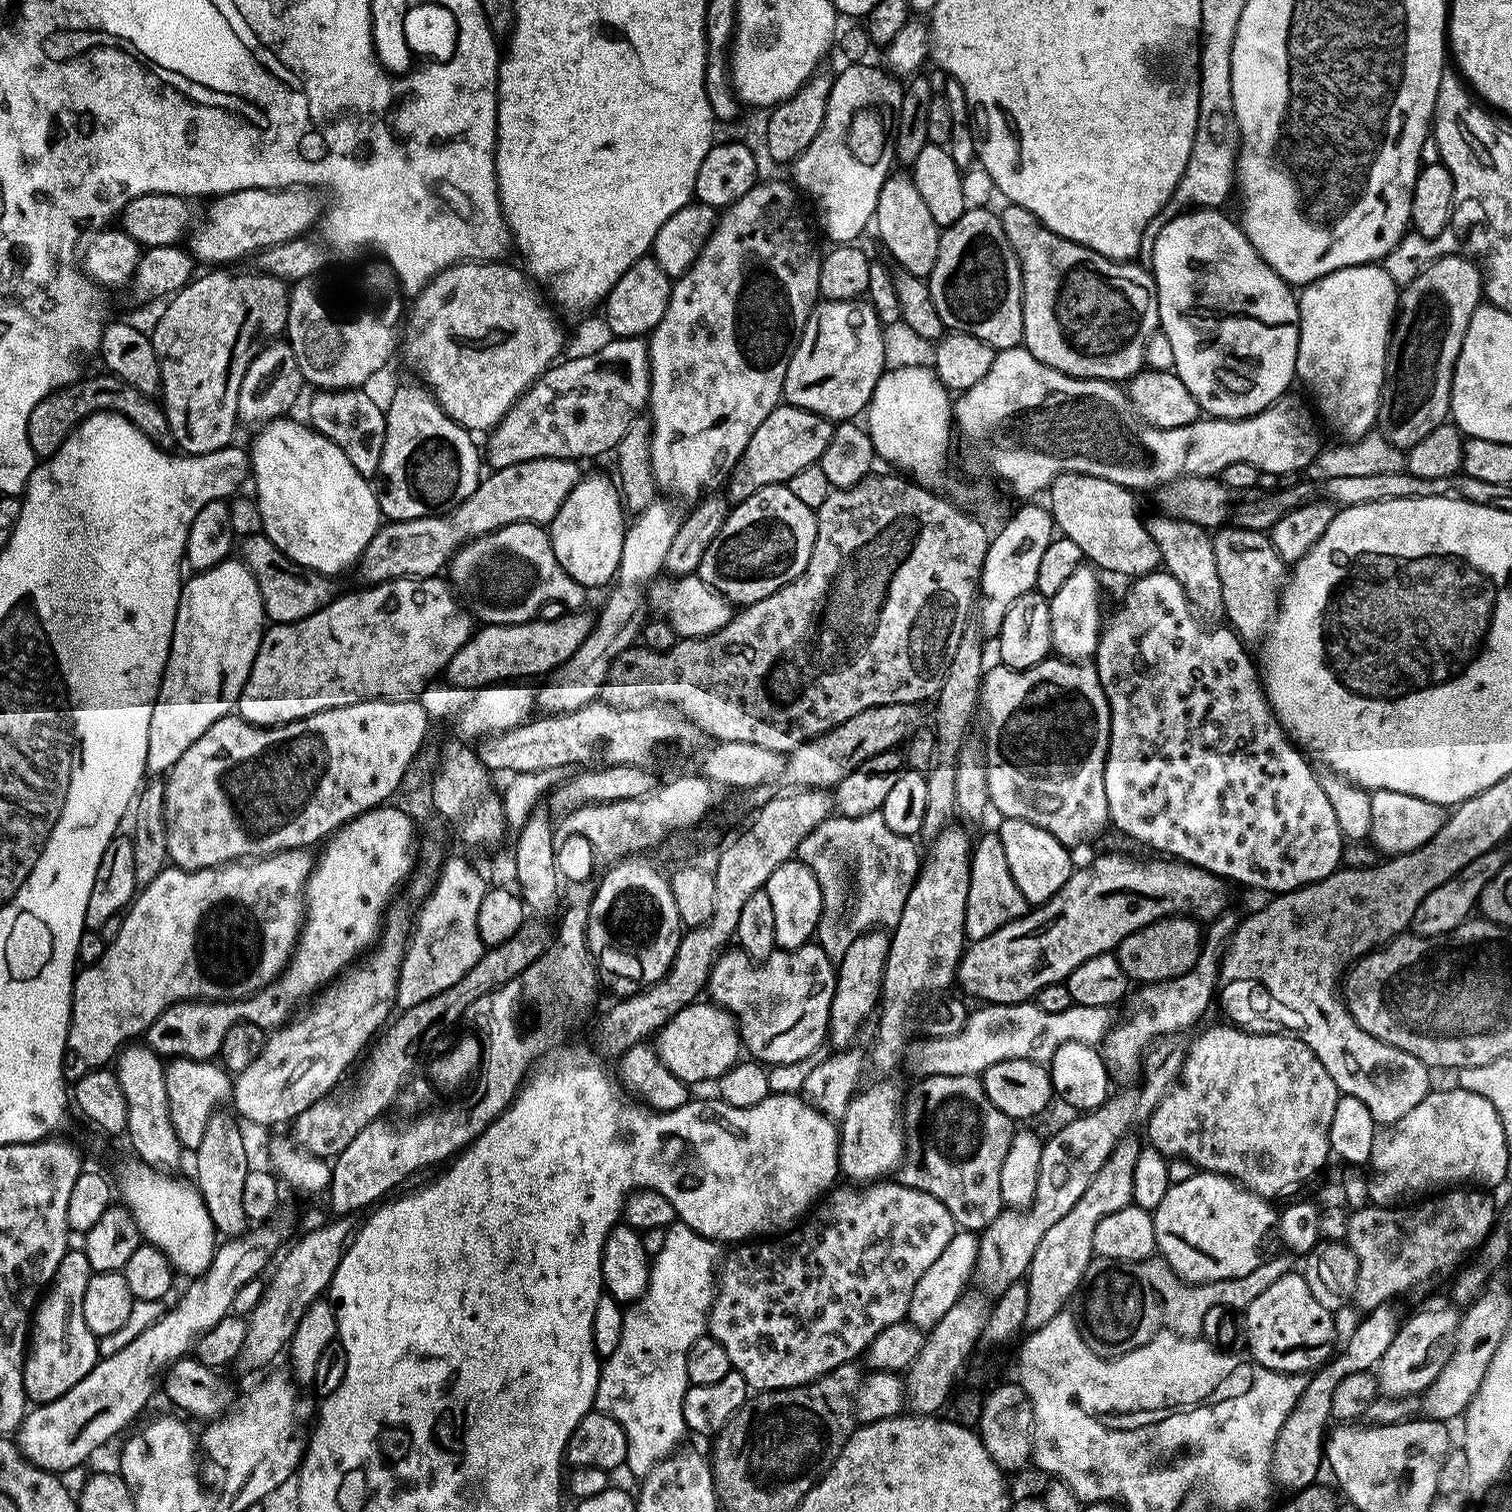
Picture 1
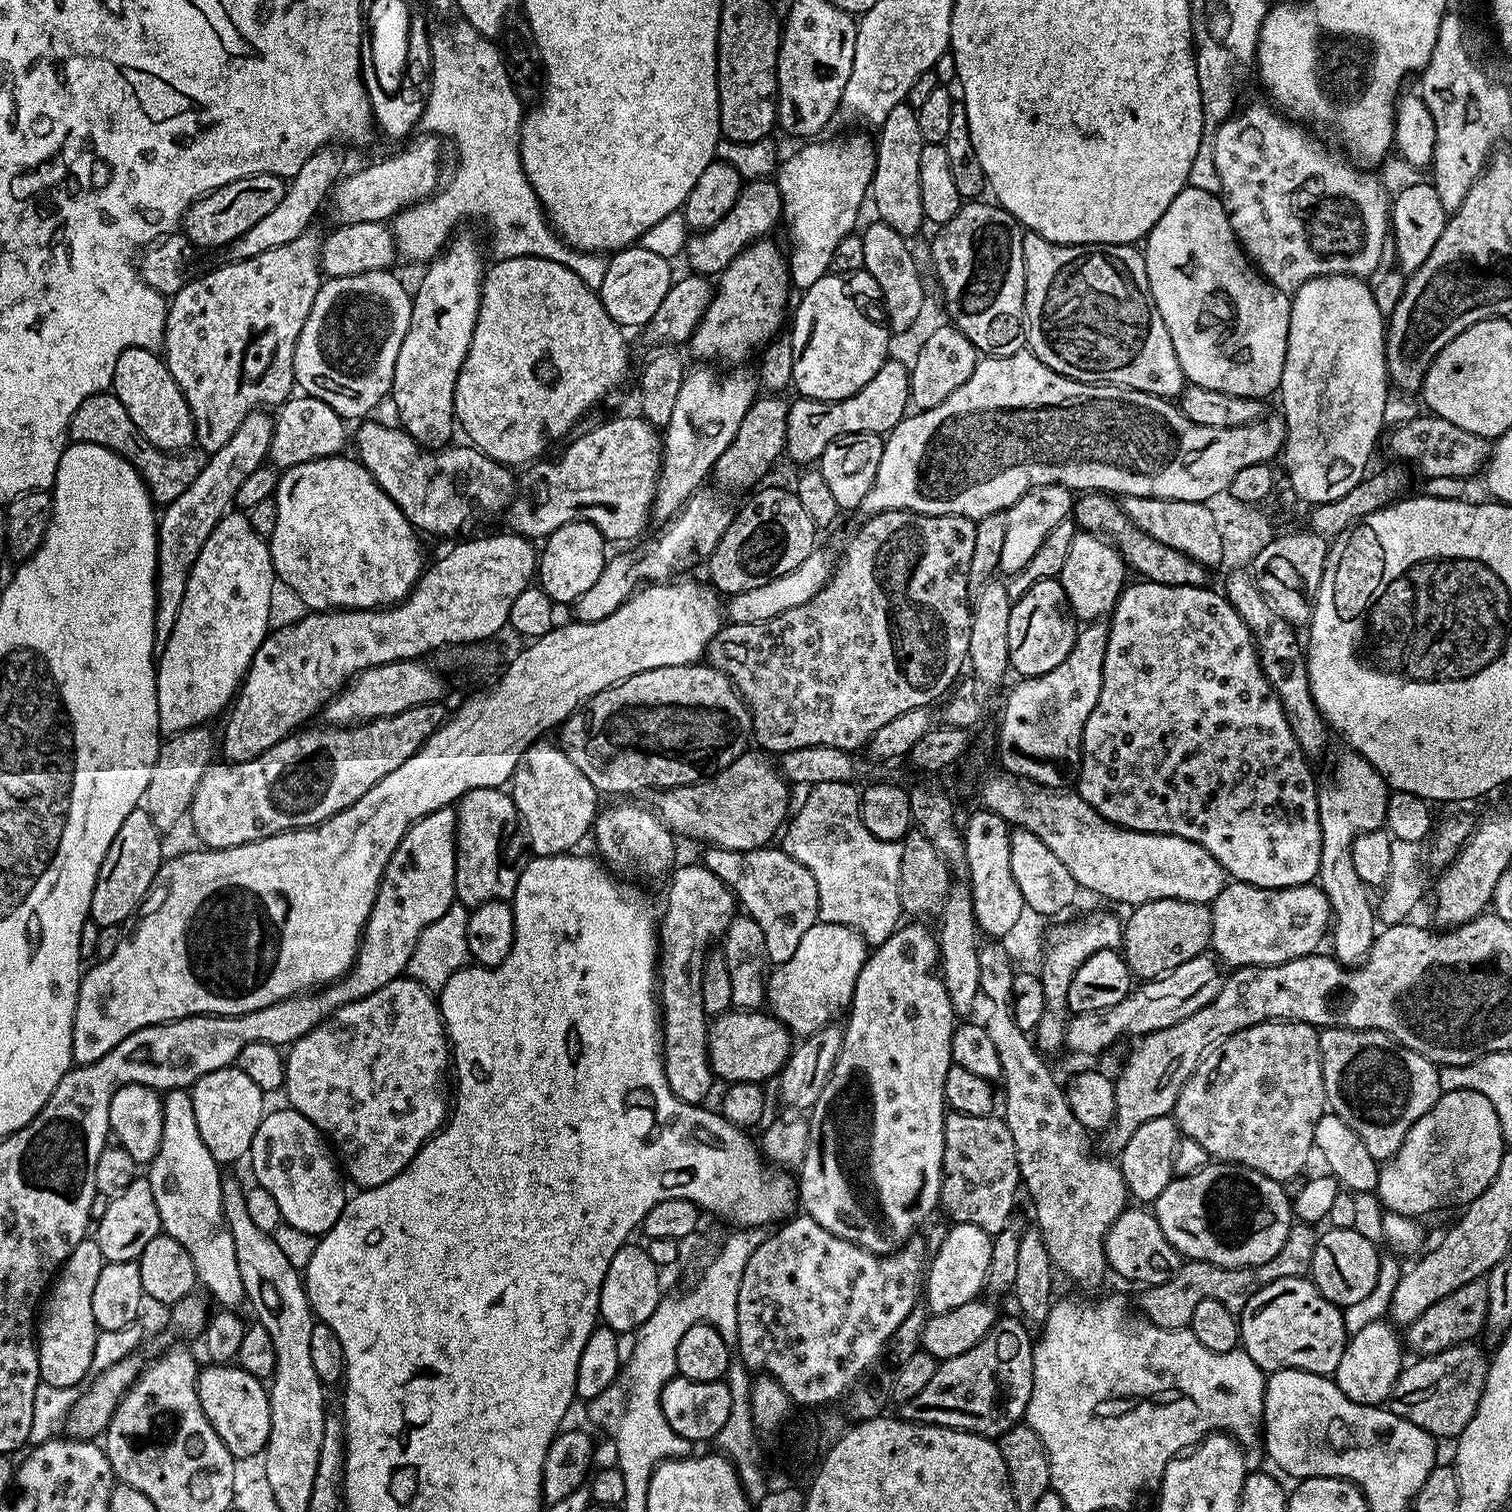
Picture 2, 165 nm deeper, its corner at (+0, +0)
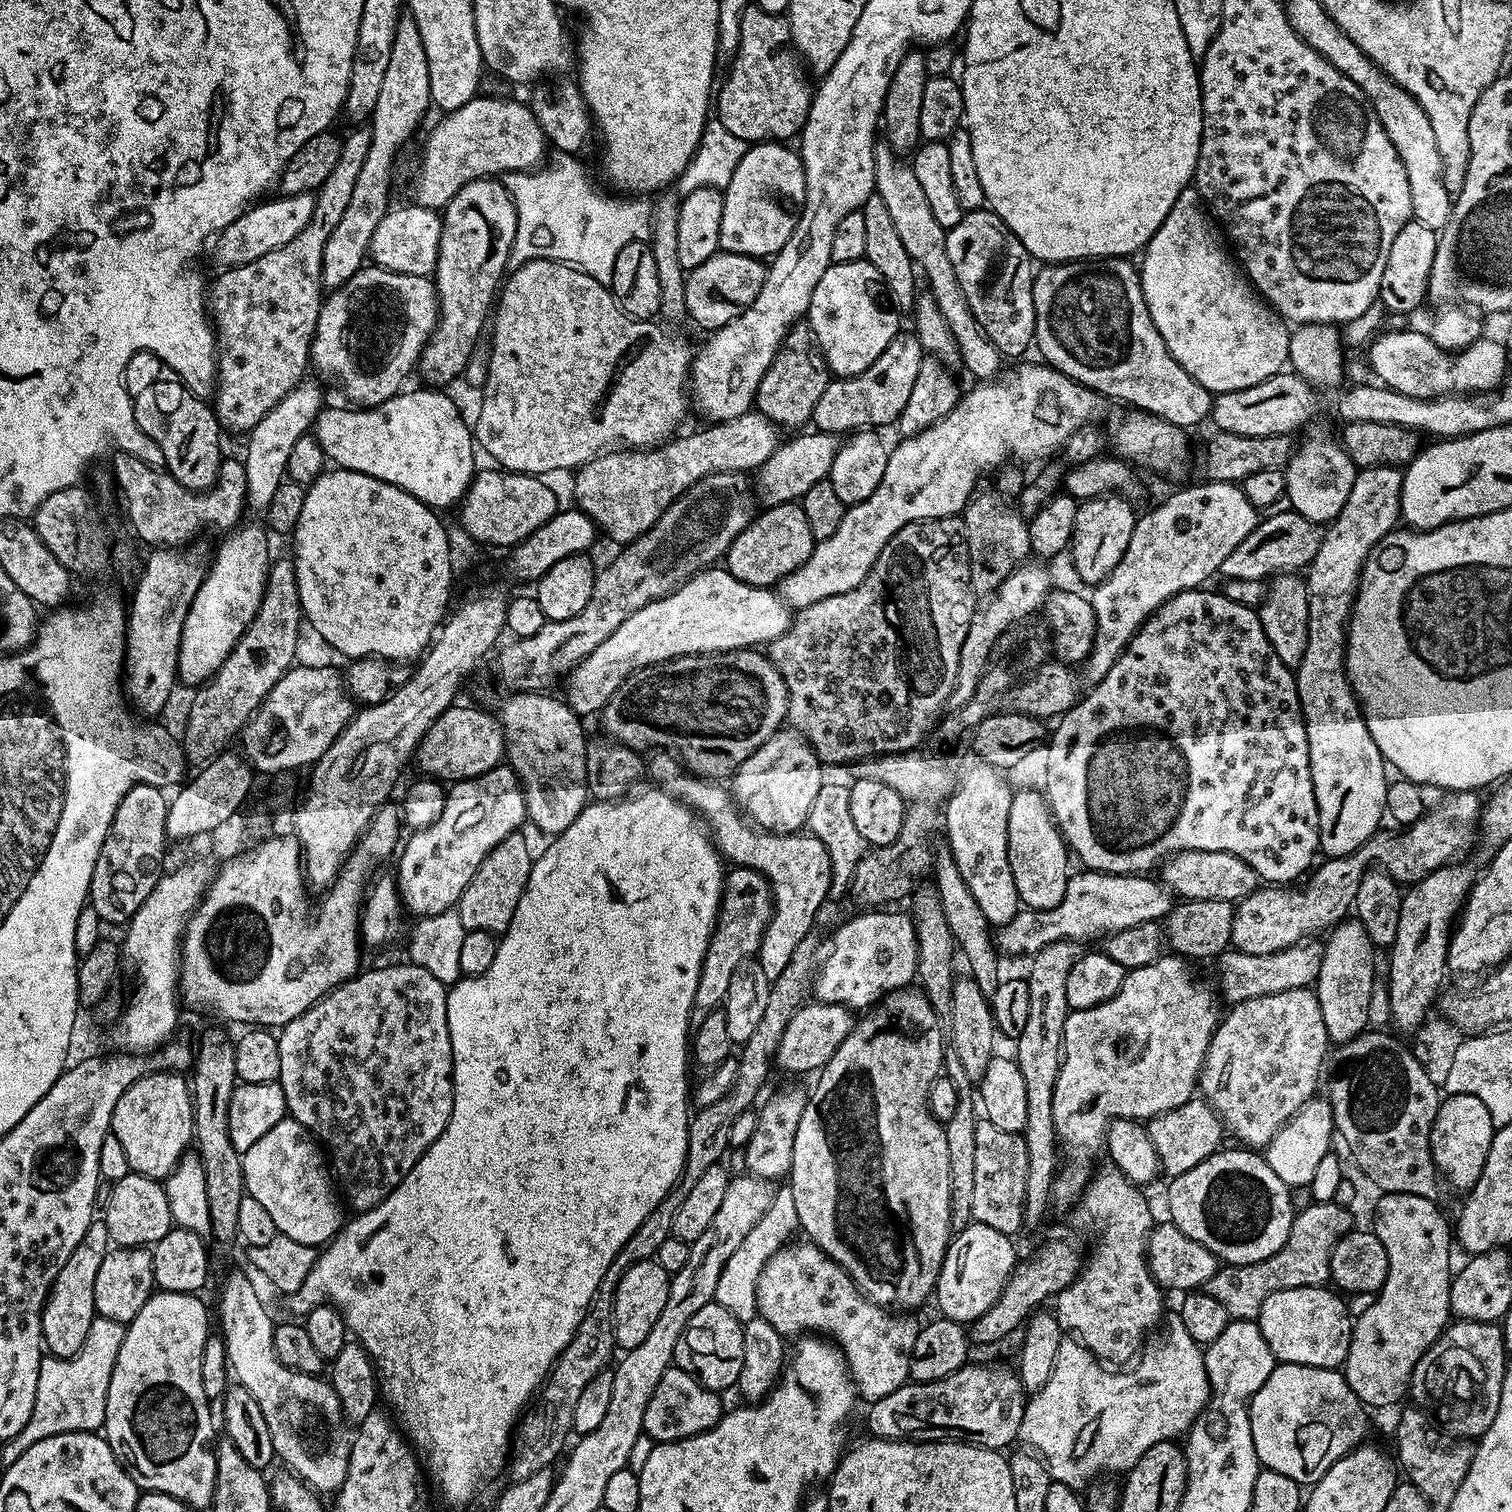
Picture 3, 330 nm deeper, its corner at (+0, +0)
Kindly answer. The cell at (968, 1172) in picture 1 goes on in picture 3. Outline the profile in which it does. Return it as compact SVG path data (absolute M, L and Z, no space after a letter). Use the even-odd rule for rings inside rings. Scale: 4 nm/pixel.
M980 1118L977 1119L976 1129L974 1130L974 1206L972 1219L975 1223L985 1224L986 1226L994 1226L994 1230L998 1230L1002 1234L1010 1237L1017 1235L1016 1231L1021 1231L1024 1225L1024 1203L1026 1202L1026 1172L1028 1170L1028 1151L1026 1150L1026 1142L1023 1135L1018 1132L1011 1132L1010 1130L1002 1130L999 1126L994 1126L994 1122Z

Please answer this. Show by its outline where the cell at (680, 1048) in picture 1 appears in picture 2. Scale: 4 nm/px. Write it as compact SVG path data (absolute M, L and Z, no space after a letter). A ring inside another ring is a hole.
M729 1010L711 1021L708 1029L708 1060L712 1063L712 1074L717 1081L728 1084L754 1082L760 1084L779 1075L780 1069L788 1061L794 1047L794 1037L787 1026L764 1010Z

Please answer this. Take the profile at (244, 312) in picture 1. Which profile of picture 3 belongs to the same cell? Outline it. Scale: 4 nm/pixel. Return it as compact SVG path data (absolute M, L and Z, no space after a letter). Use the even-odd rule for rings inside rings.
M356 126L351 130L353 132L348 137L346 135L343 137L338 163L334 165L334 170L326 177L326 182L322 182L322 186L315 193L313 216L306 228L296 238L291 238L290 242L287 242L284 246L279 246L276 250L272 250L260 258L255 258L252 262L246 262L244 265L236 267L225 267L220 272L222 273L221 276L213 284L211 281L210 287L207 289L206 307L210 313L211 323L214 325L216 347L218 349L218 359L216 361L218 387L214 392L215 400L217 399L216 404L214 403L214 411L216 419L220 421L225 429L237 428L241 434L251 432L254 426L258 426L258 422L262 422L262 418L266 418L266 414L270 414L270 410L274 410L274 406L278 406L278 402L282 402L282 398L293 386L305 379L307 372L304 371L309 371L312 355L312 335L316 332L316 323L318 322L318 314L322 303L322 250L326 250L326 238L330 238L330 234L334 232L334 226L338 226L338 221L342 219L342 214L346 211L346 205L350 202L350 194L354 191L354 182L358 179L358 174L362 170L362 162L366 162L366 154L370 154L371 127Z

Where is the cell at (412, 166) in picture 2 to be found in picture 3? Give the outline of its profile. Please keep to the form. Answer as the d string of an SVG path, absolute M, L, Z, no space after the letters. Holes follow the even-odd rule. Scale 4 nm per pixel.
M478 94L466 102L466 106L458 106L458 110L441 115L441 120L433 126L432 133L425 138L424 161L412 180L411 199L418 206L443 210L452 201L454 194L458 194L458 190L470 182L500 178L510 172L527 172L535 169L545 159L550 145L544 139L542 126L538 126L538 118L534 118L527 103L523 99L503 100L500 96L484 95Z

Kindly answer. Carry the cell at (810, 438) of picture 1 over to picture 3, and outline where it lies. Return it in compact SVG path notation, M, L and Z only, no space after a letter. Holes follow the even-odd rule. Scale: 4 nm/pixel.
M901 330L886 346L886 350L862 374L829 379L818 406L814 406L811 423L819 431L852 434L861 429L880 430L883 424L895 425L900 419L910 389L918 378L918 366L925 358L924 347L918 342L915 331Z

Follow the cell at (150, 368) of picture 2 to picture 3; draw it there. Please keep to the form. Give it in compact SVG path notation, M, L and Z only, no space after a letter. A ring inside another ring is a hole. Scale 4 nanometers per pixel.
M179 379L156 380L134 396L132 415L134 423L145 437L156 443L163 467L182 486L191 492L206 492L216 483L220 473L220 432L222 425L215 411L203 399L196 397Z

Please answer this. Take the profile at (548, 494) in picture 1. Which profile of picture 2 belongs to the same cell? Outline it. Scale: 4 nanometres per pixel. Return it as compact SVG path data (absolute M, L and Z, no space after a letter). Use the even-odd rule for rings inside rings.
M616 416L582 433L561 454L560 460L552 460L549 464L536 462L525 467L524 477L521 475L518 480L518 495L508 506L507 527L517 536L546 538L570 522L585 520L604 535L605 541L638 539L652 516L652 499L656 493L656 479L660 476L662 436L647 420L636 416Z

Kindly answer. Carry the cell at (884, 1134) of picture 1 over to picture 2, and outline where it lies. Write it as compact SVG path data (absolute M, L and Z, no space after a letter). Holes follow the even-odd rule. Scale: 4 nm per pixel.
M924 922L901 923L892 936L886 938L884 944L871 949L868 961L858 974L858 982L854 986L852 1003L847 1009L848 1024L844 1028L842 1050L836 1059L834 1070L830 1070L830 1078L826 1078L826 1086L822 1086L822 1094L818 1094L818 1102L810 1109L808 1129L810 1138L806 1146L804 1163L799 1165L798 1173L798 1204L801 1209L818 1226L830 1230L830 1234L838 1234L838 1238L846 1238L858 1246L880 1256L889 1252L899 1252L904 1243L917 1235L916 1227L931 1214L937 1211L940 1202L940 1183L944 1177L944 1087L946 1074L952 1069L952 1030L954 1013L952 1003L946 994L944 980L940 977L940 949L936 947L933 929L927 928Z

